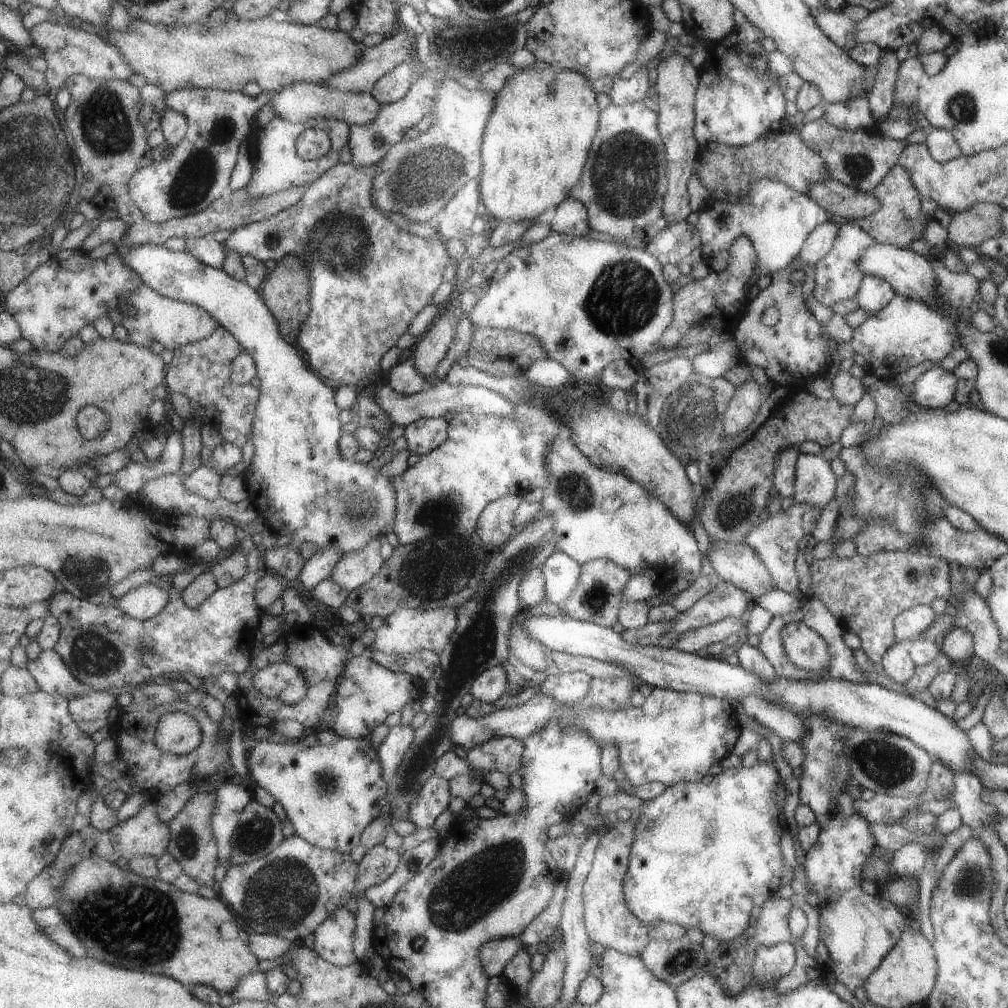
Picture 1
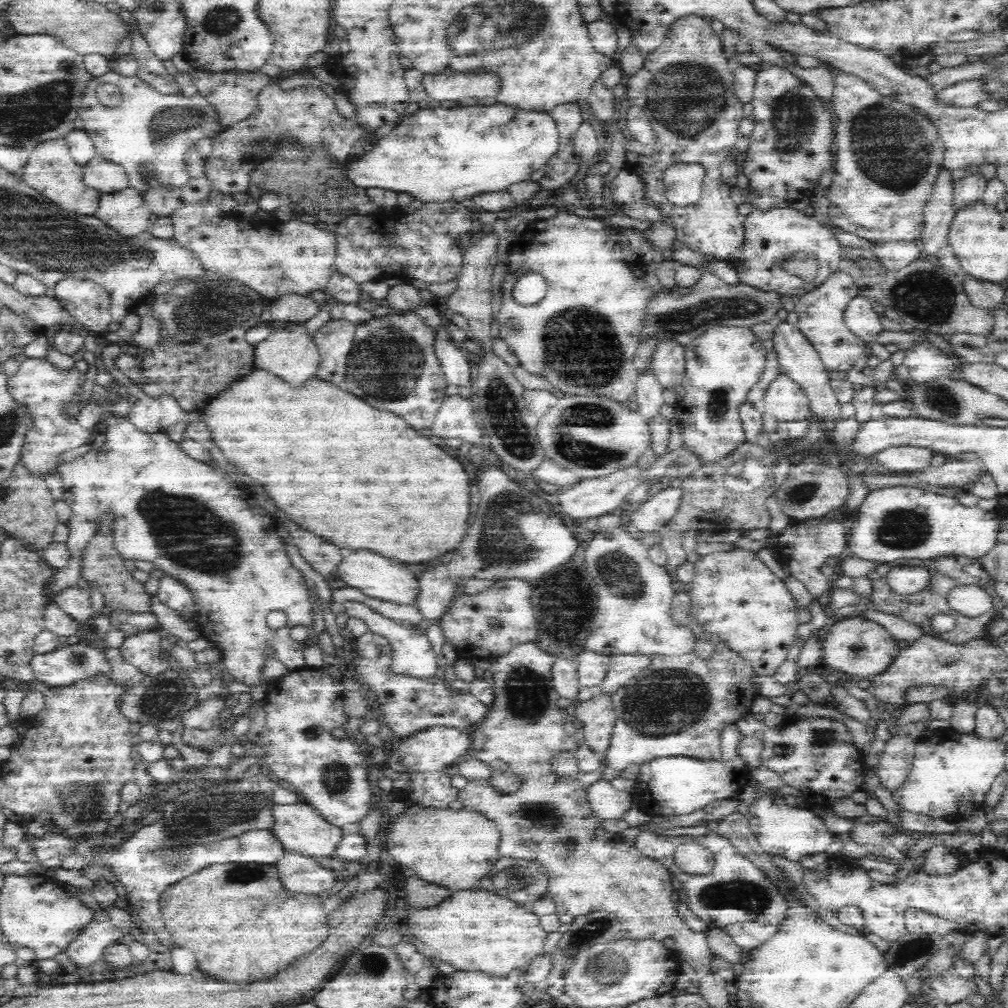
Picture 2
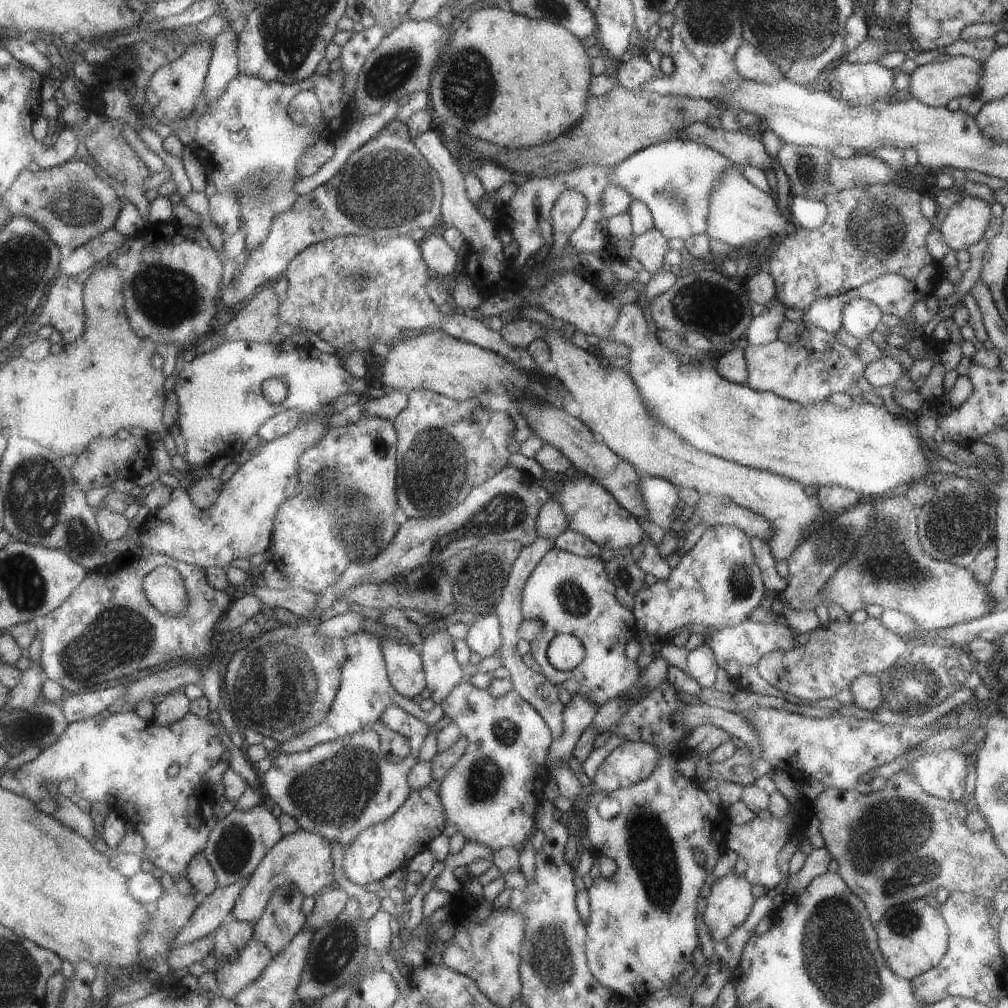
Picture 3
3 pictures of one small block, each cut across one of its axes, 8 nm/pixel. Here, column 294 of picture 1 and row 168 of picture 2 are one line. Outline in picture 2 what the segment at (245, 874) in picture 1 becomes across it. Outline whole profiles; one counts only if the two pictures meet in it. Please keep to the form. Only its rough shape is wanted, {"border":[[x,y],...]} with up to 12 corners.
{"border":[[838,74],[832,226],[918,240],[944,168],[930,118]]}

